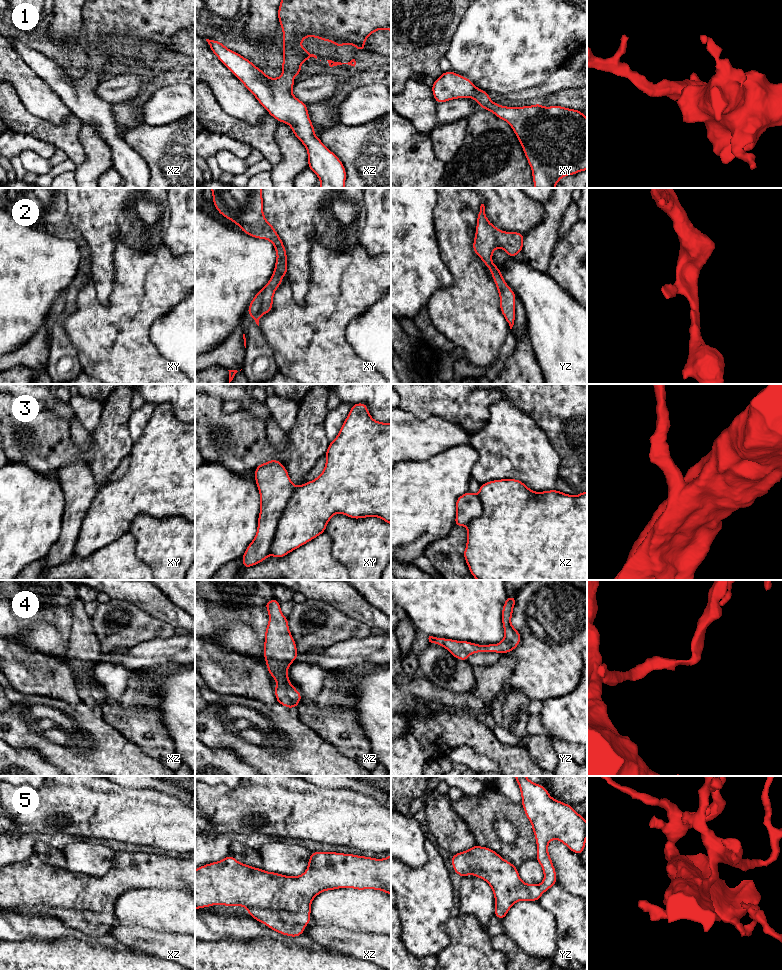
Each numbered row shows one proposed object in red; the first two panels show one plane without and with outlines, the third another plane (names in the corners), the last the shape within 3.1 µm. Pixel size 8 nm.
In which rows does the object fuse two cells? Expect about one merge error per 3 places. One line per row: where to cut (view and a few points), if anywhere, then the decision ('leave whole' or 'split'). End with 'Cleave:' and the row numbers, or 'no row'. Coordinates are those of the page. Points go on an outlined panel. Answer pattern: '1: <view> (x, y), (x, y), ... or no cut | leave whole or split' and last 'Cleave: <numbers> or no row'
1: no cut | leave whole
2: no cut | leave whole
3: xy (295, 486), (279, 518), (269, 553) | split
4: no cut | leave whole
5: no cut | leave whole
Cleave: 3

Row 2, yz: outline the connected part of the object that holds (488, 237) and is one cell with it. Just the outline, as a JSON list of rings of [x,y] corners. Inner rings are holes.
[[[481,204],[477,216],[476,233],[473,242],[473,250],[490,269],[500,296],[500,310],[512,329],[515,323],[516,296],[508,287],[500,269],[493,264],[492,254],[495,249],[503,249],[510,257],[514,258],[523,249],[523,234],[519,232],[505,232],[489,222],[485,214],[485,206]]]

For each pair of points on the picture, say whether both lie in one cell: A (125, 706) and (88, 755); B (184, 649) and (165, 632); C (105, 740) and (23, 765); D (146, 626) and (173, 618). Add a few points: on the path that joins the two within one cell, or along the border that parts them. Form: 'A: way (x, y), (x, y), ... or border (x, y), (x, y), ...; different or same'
A: border (99, 708), (103, 718), (130, 739); different
B: border (176, 634), (167, 638), (154, 638), (148, 641); different
C: border (23, 748), (35, 749), (54, 765); different
D: border (142, 609), (176, 628); different

